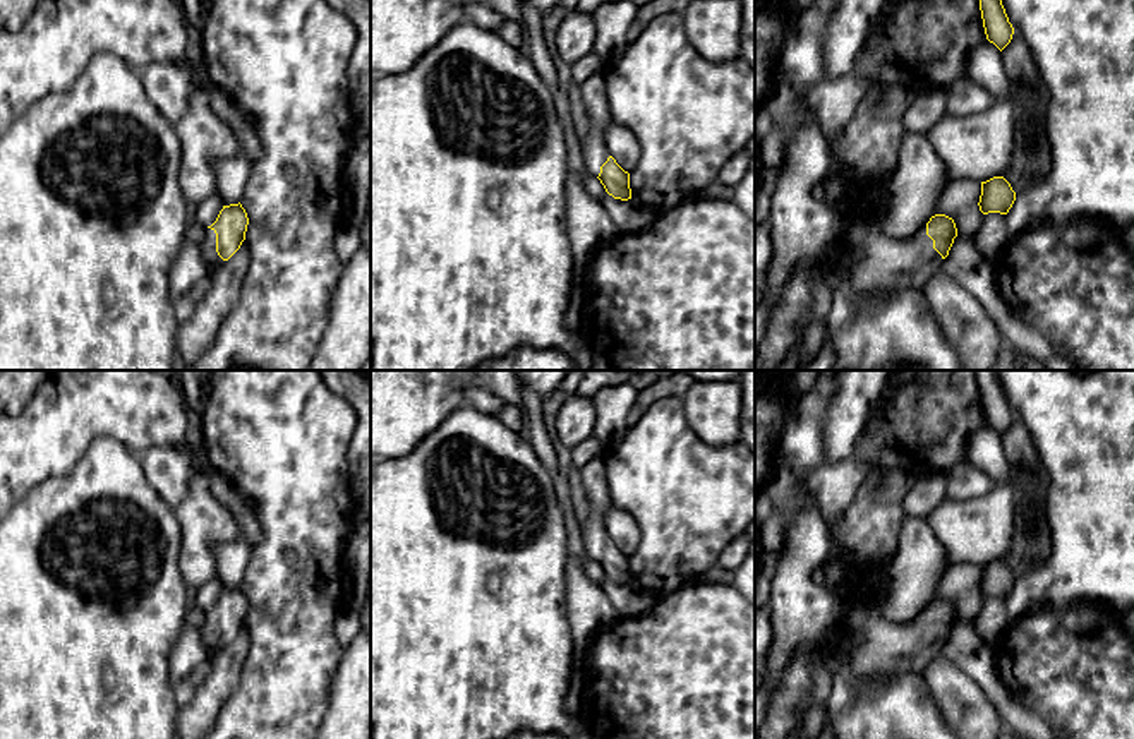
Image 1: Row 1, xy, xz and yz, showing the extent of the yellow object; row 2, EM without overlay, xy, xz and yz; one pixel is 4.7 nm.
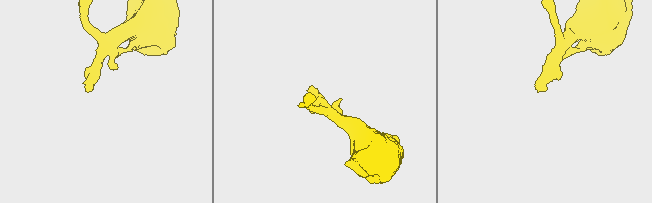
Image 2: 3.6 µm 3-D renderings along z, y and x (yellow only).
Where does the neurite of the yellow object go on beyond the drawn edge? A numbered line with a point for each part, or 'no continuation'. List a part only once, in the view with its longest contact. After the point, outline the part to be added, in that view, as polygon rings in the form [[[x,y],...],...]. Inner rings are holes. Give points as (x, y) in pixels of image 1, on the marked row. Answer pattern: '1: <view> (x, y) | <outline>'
1: xy (208, 247) | [[[206,228],[206,238],[199,245],[202,252],[202,259],[208,267],[214,266],[220,267],[225,261],[216,252],[216,233],[211,228]]]

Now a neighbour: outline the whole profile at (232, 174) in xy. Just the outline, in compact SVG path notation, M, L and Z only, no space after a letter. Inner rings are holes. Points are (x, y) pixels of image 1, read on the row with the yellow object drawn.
M238 153L214 161L216 177L214 194L223 201L223 206L238 204L250 175L252 163Z

